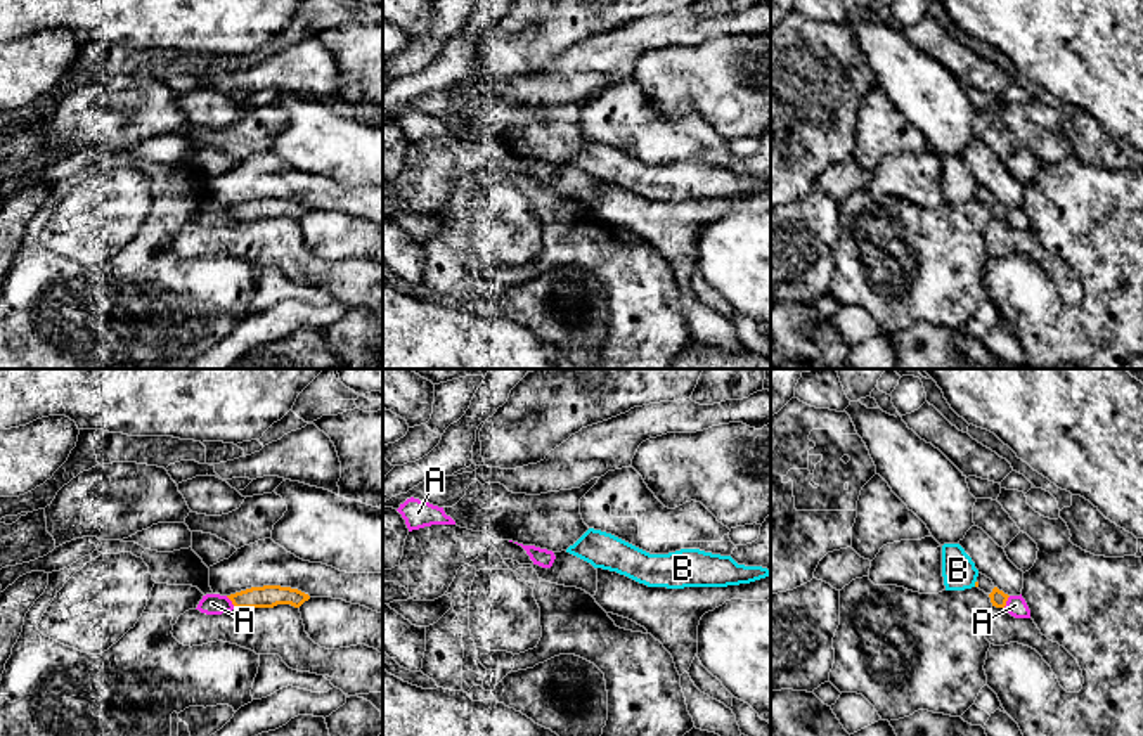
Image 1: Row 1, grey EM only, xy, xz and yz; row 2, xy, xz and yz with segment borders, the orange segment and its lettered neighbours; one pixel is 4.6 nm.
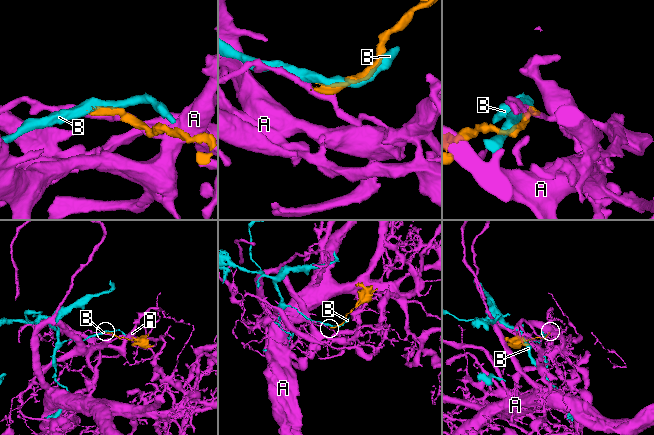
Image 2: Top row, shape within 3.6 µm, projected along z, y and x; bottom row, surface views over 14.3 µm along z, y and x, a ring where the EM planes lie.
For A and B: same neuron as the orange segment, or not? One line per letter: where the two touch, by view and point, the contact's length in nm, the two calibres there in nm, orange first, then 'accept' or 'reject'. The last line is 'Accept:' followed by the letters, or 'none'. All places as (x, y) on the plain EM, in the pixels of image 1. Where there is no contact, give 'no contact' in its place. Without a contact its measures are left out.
A: xy (231, 212) | 80 nm | 110/100 nm | reject
B: yz (975, 196) | 30 nm | 20/160 nm | reject
Accept: none

